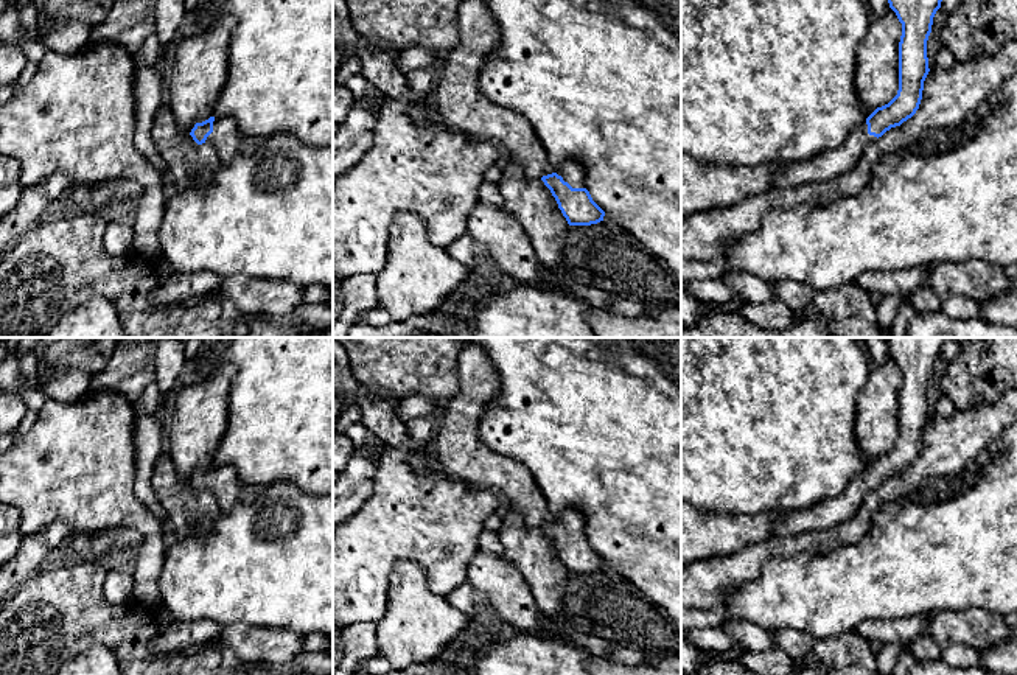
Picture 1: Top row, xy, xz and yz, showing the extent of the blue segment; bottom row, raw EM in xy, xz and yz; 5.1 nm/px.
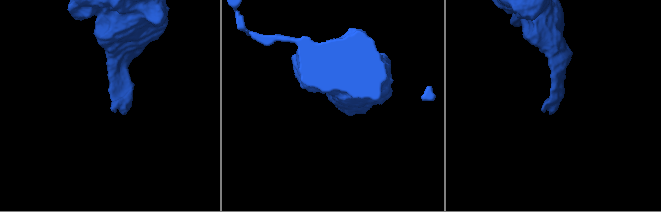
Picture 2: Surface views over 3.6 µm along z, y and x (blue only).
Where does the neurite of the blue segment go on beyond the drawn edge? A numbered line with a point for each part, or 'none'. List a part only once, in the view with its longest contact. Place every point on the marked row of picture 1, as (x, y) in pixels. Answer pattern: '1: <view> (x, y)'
1: xz (573, 173)

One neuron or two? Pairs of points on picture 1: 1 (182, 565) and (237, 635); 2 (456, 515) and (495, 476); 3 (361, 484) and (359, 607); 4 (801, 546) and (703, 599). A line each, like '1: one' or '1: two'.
1: two
2: two
3: two
4: one

